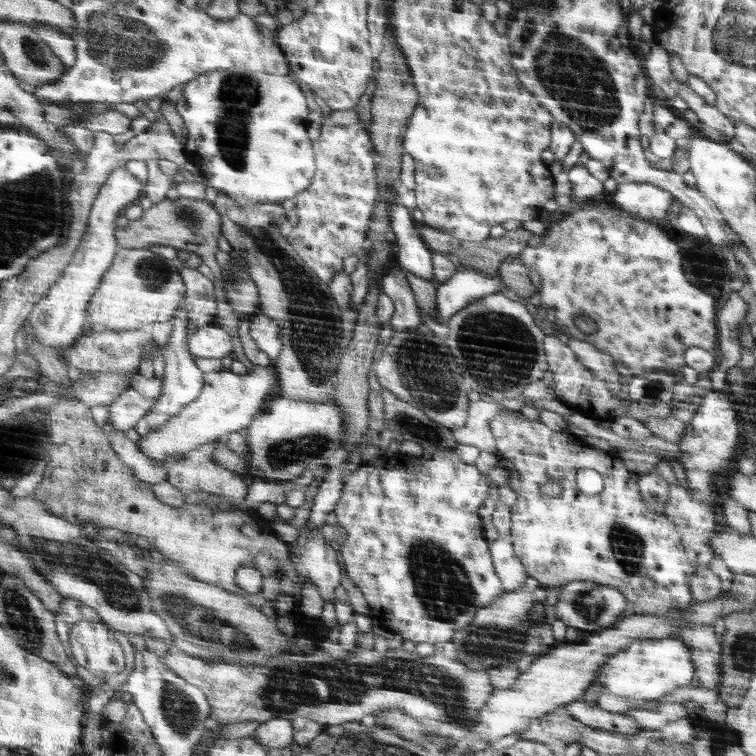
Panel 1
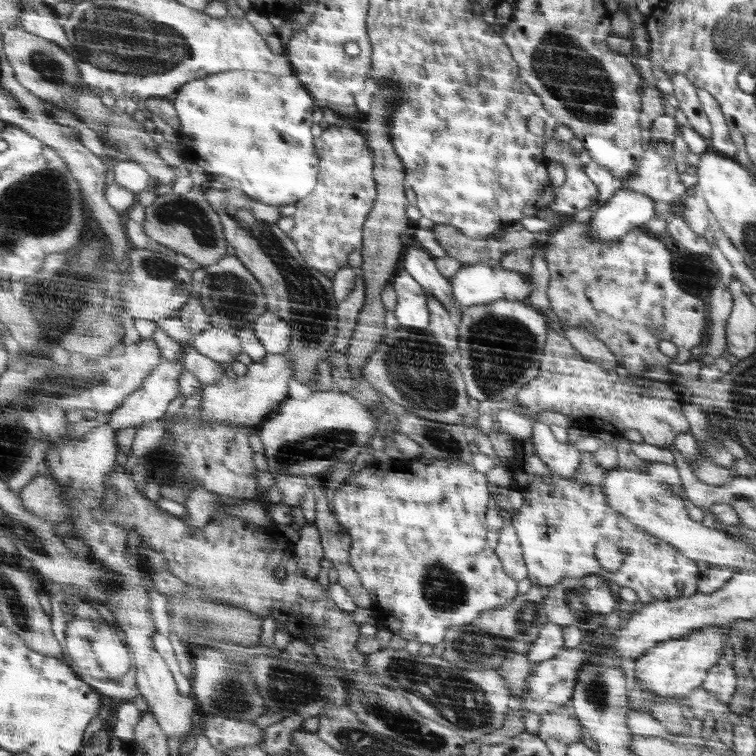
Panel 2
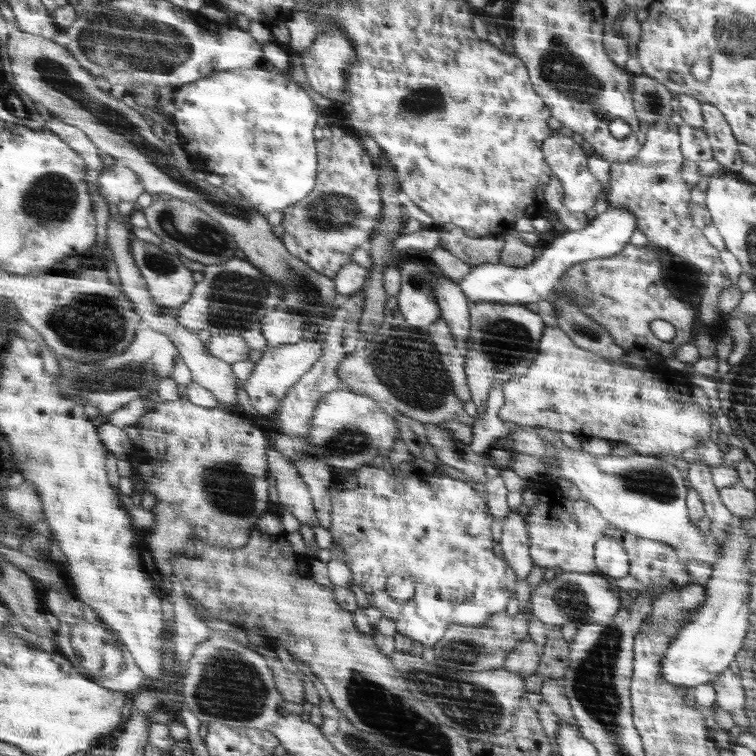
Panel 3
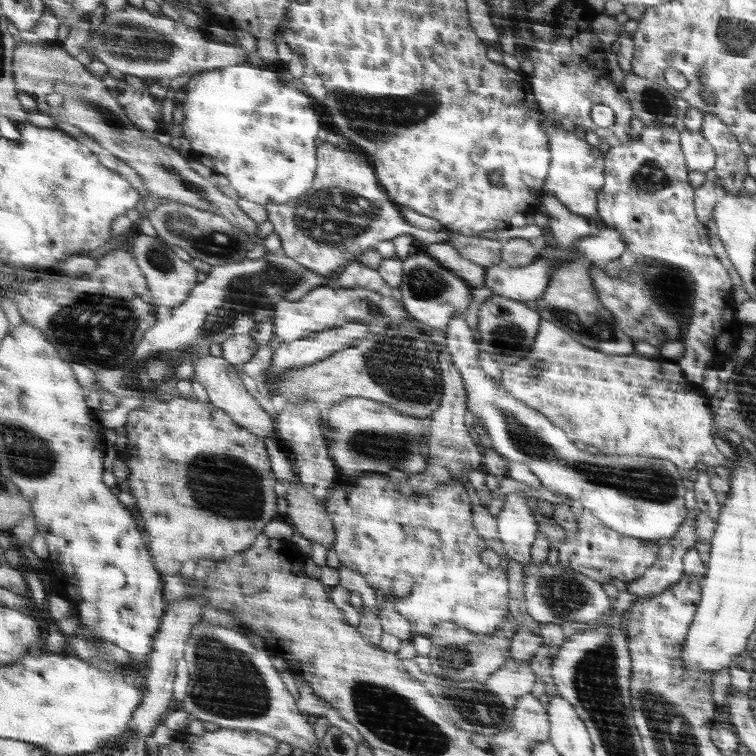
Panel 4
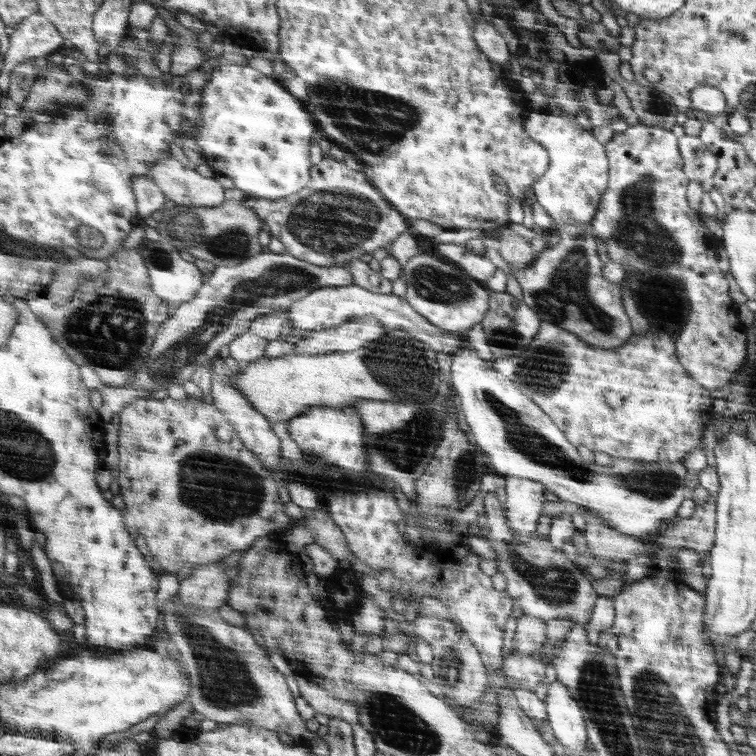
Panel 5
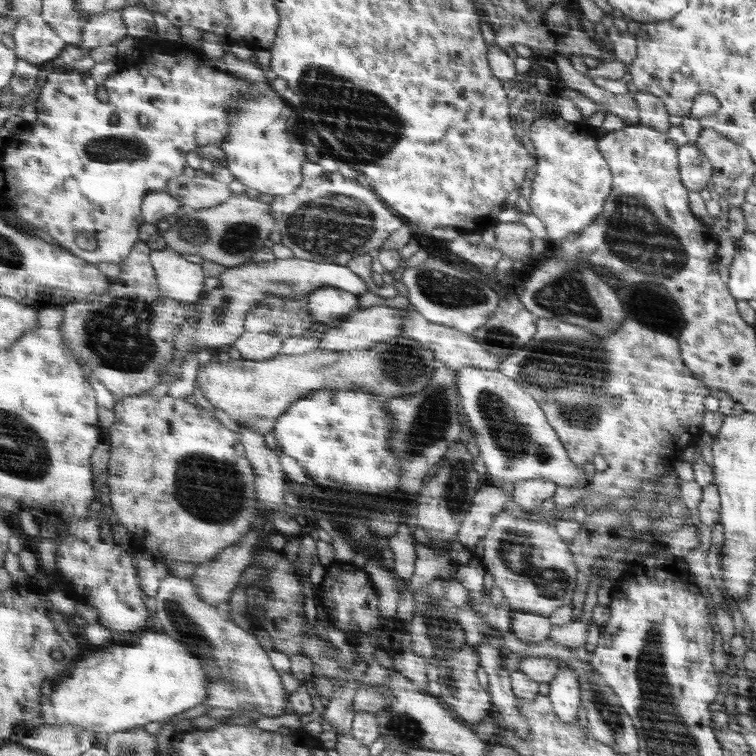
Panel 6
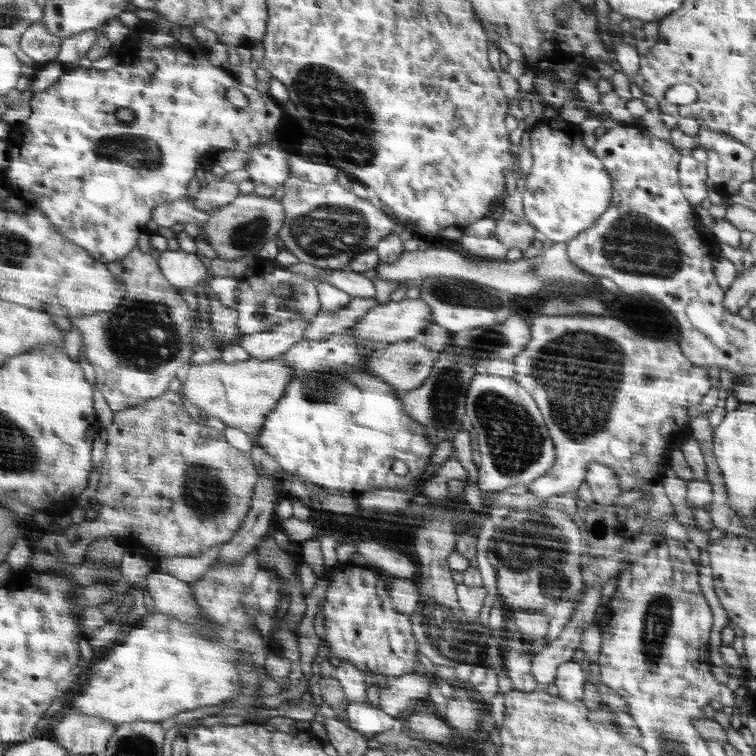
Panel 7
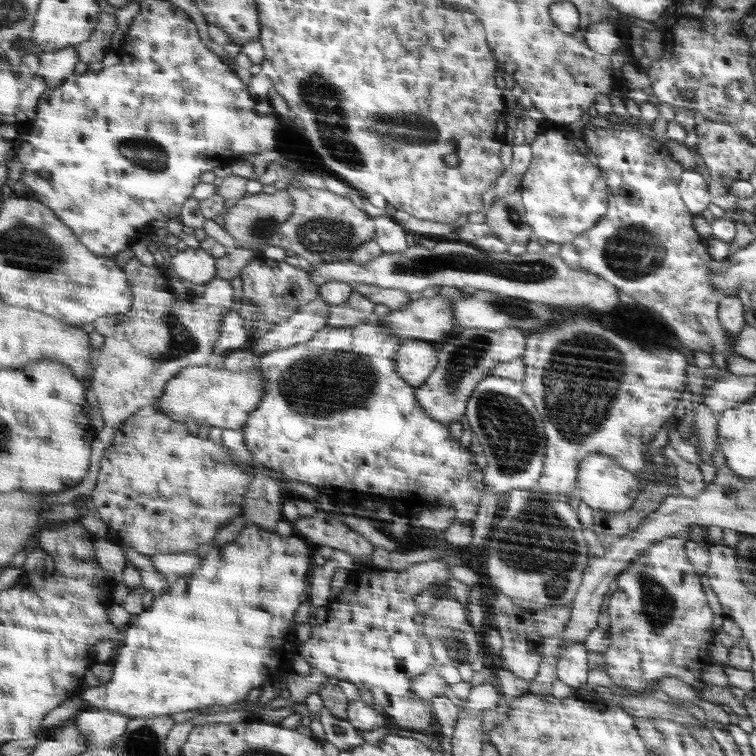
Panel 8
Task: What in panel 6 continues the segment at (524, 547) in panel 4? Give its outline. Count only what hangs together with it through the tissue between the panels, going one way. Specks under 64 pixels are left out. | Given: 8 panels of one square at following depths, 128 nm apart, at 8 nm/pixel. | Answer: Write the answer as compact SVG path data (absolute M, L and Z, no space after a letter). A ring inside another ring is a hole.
M530 479L514 483L512 499L525 512L532 513L556 492L556 482L546 479Z

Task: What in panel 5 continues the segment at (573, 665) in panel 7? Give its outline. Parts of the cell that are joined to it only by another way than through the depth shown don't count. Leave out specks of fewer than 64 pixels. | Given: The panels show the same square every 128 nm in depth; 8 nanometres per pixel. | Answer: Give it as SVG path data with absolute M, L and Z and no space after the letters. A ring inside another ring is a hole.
M554 681L547 686L545 699L547 720L556 741L570 755L580 755L590 747L587 723L582 708L572 698L572 692L562 682Z

